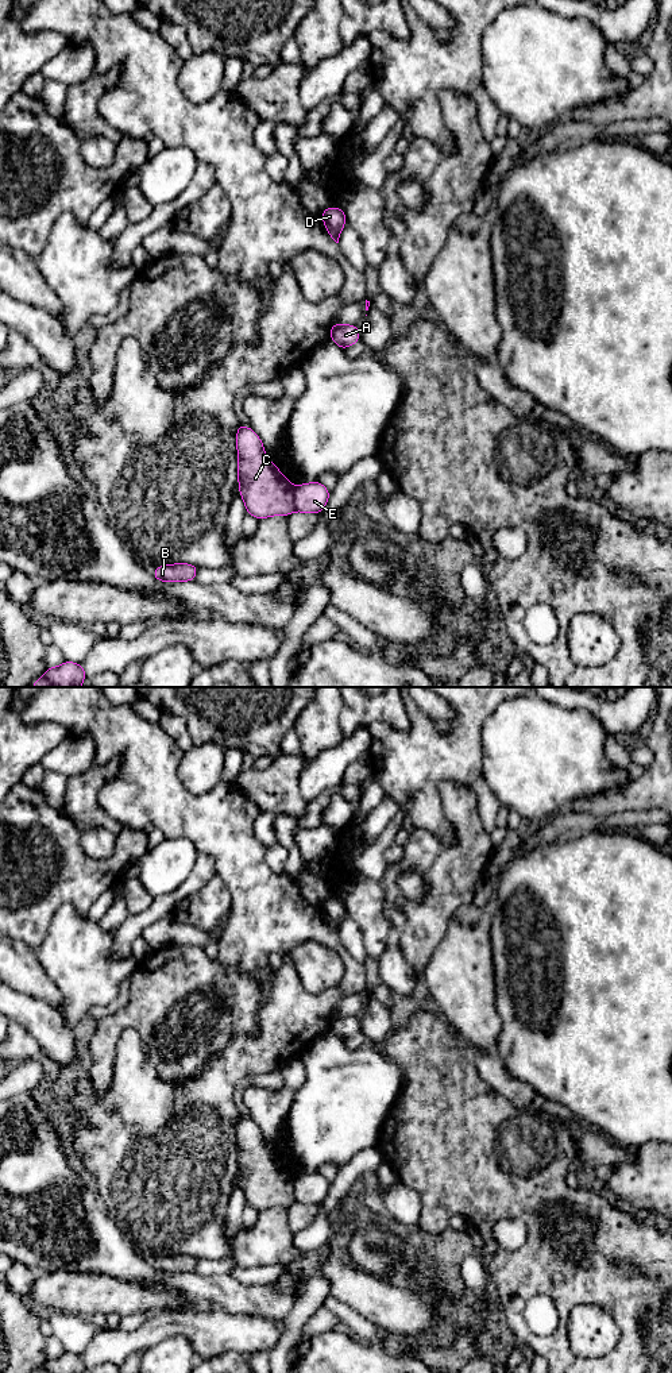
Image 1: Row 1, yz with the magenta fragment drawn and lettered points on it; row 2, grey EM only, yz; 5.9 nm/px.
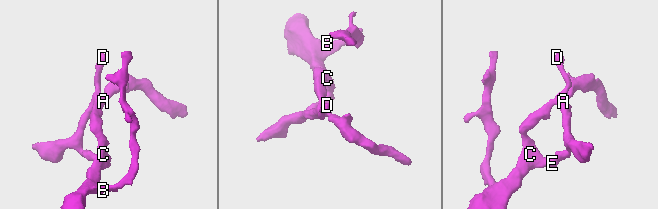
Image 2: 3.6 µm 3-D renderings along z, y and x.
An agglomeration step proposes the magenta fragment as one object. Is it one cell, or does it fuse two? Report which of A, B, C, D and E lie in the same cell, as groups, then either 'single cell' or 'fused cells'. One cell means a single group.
A D E / B C; fused cells

